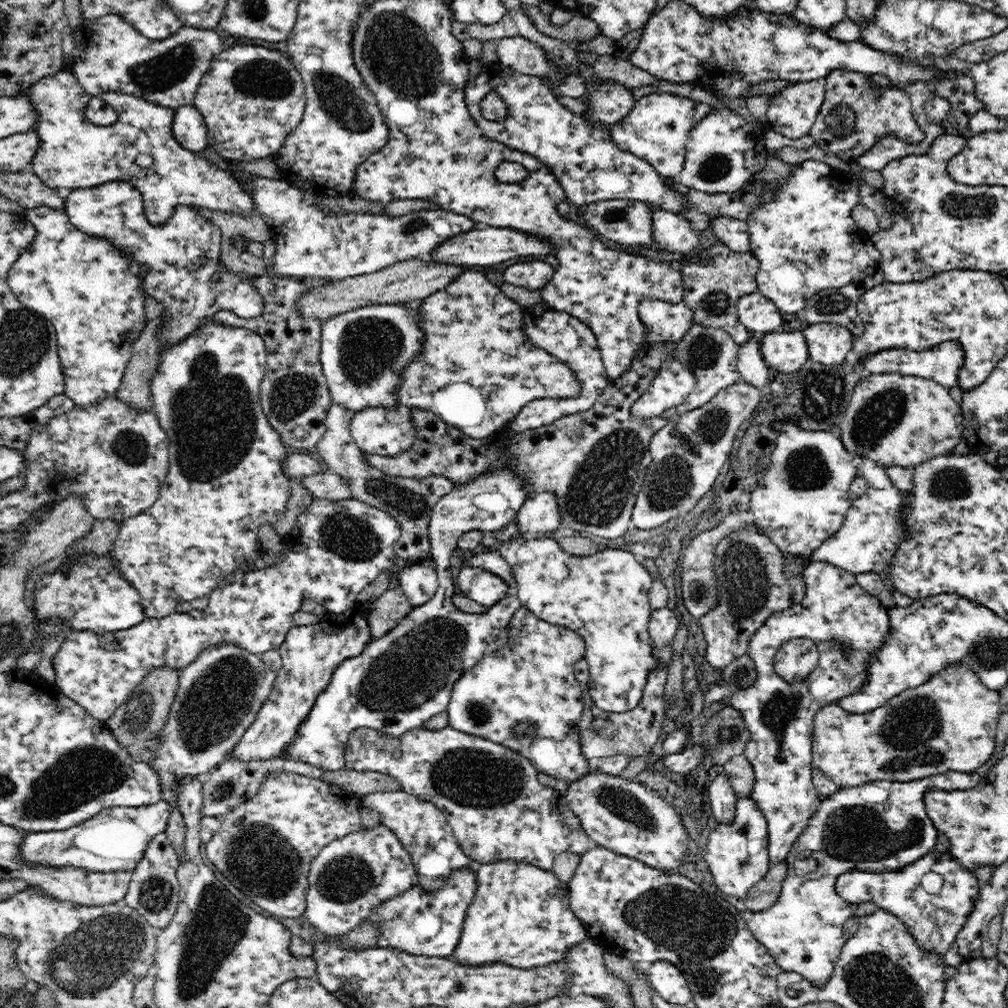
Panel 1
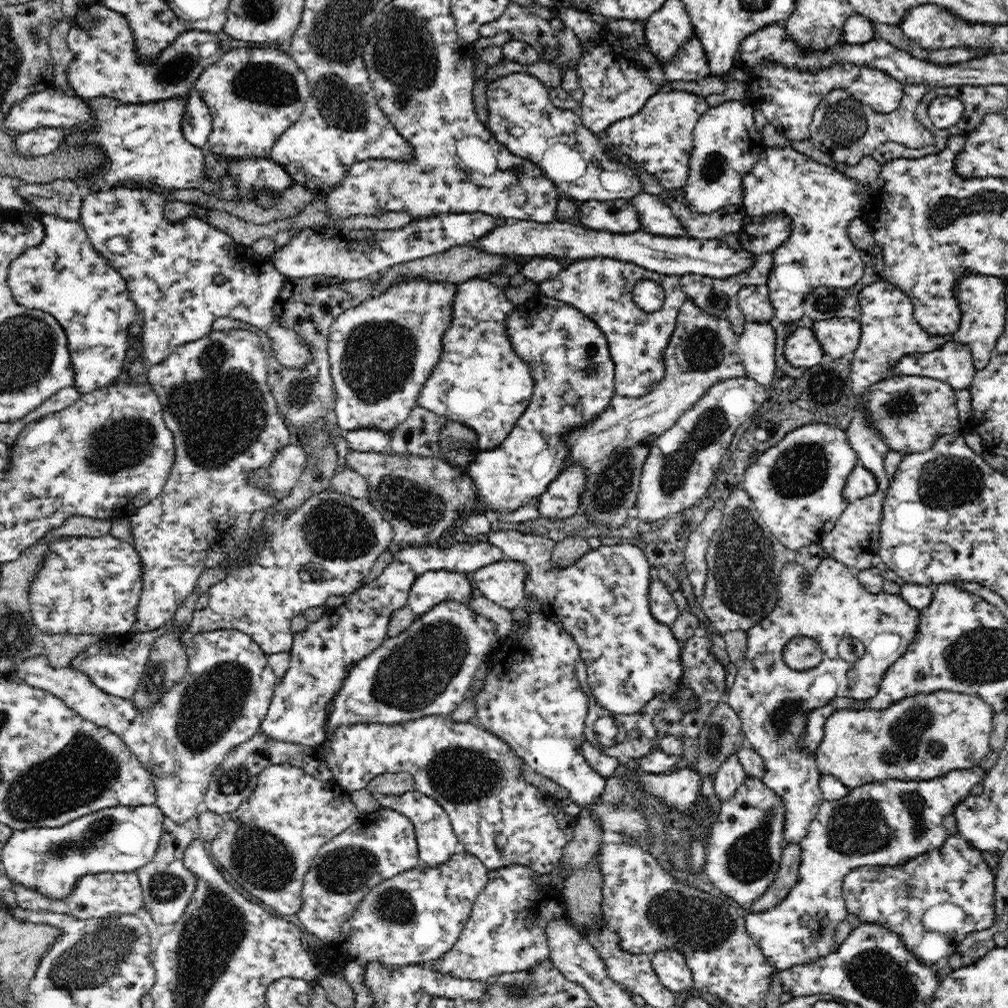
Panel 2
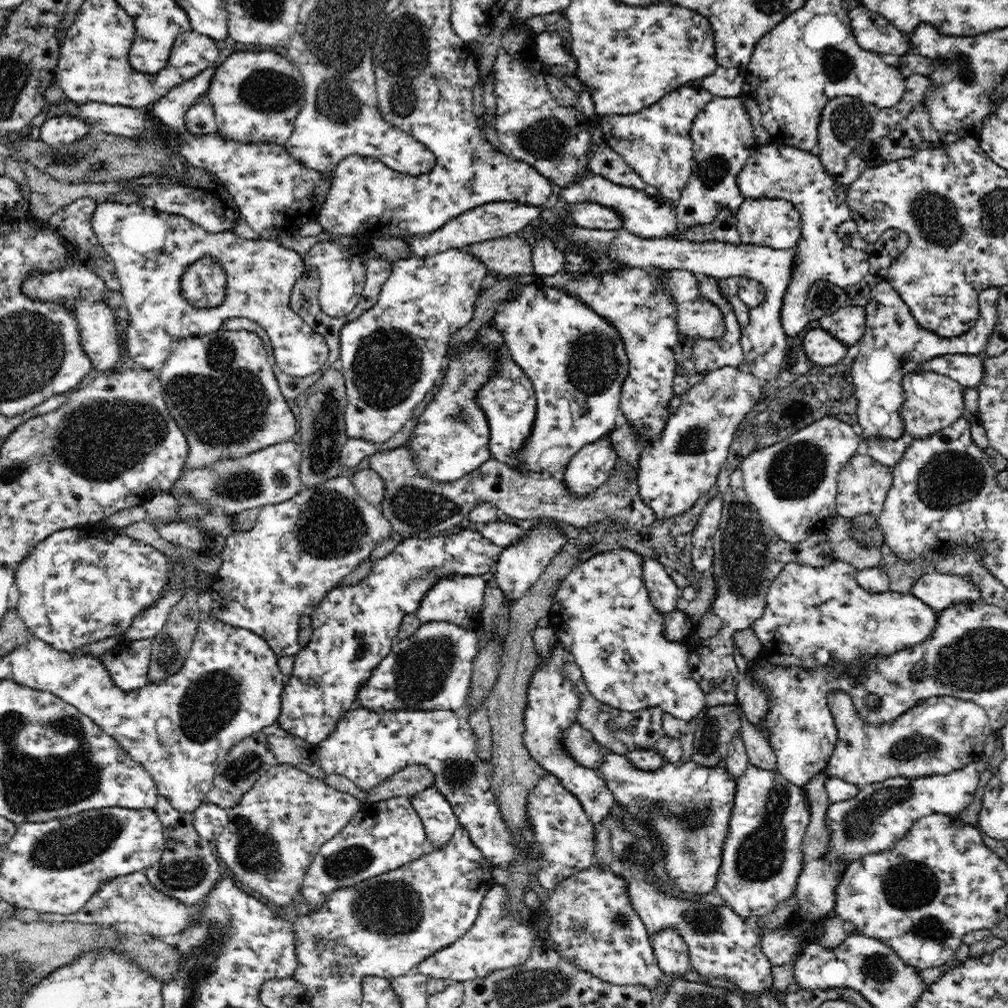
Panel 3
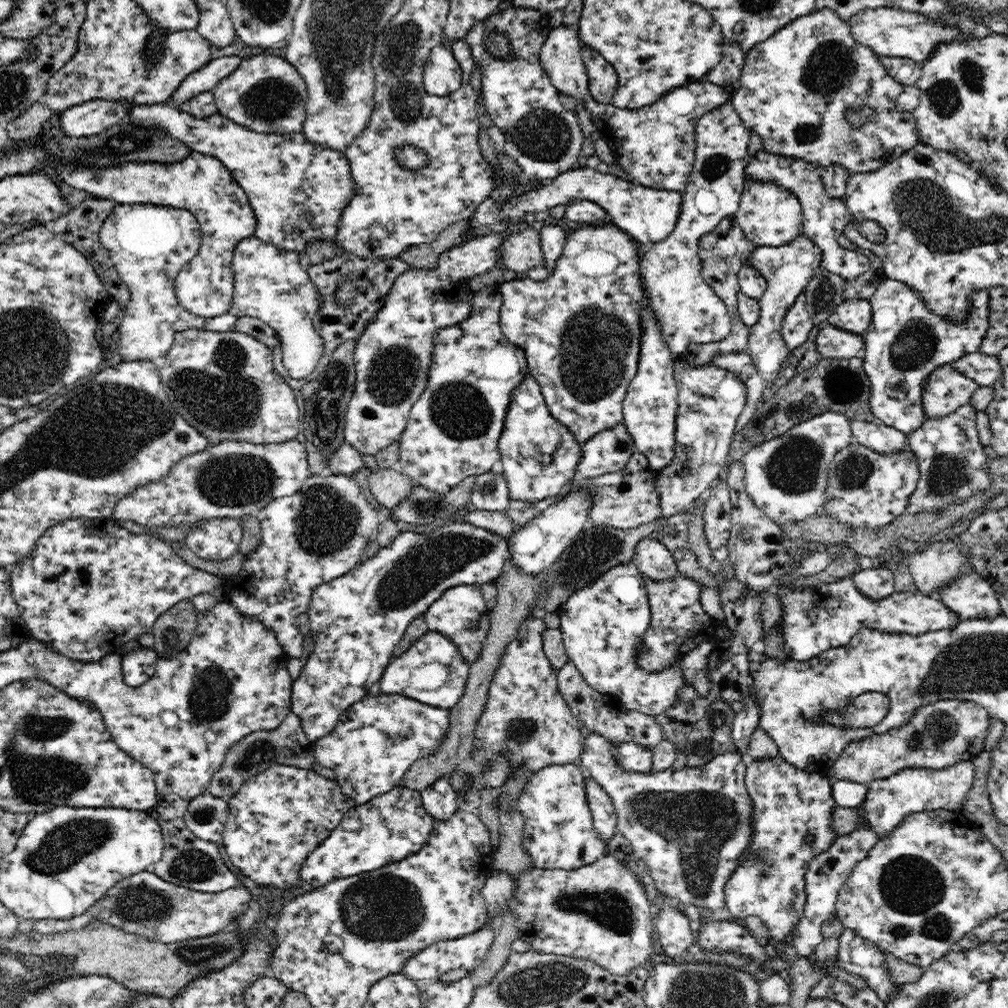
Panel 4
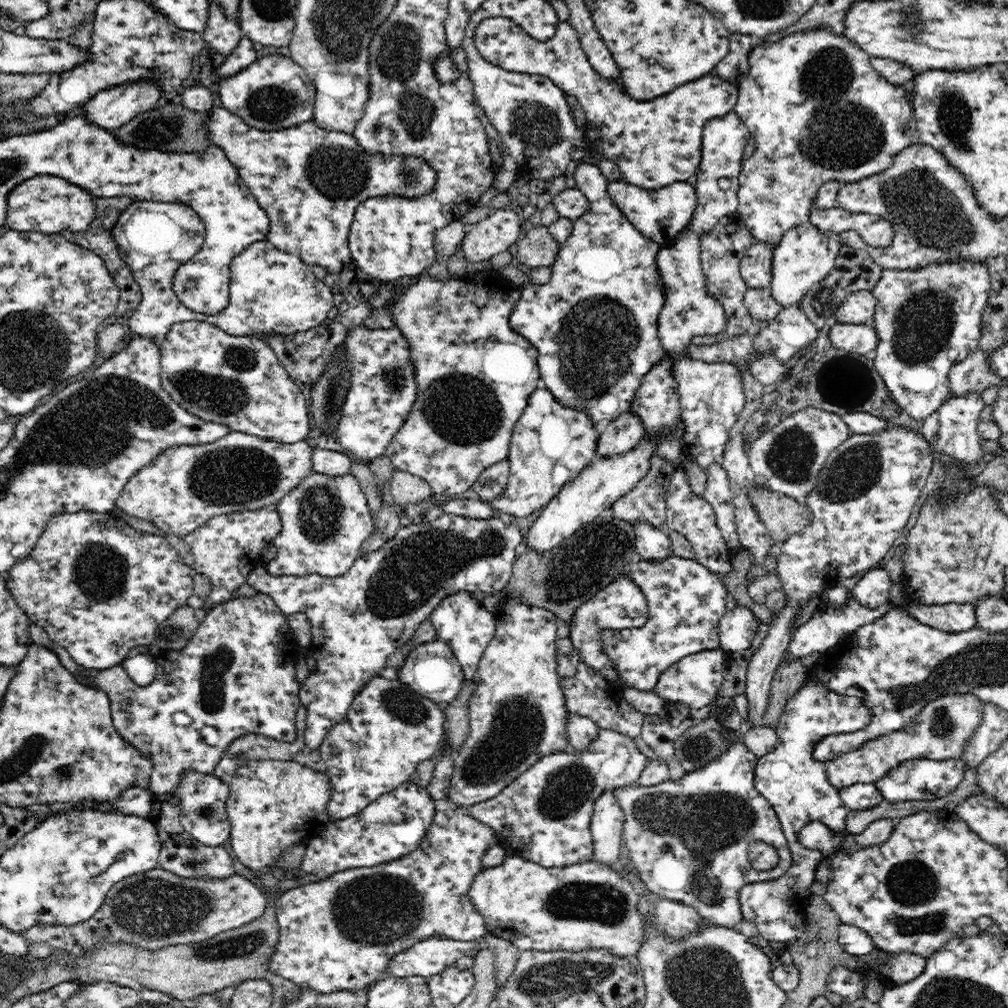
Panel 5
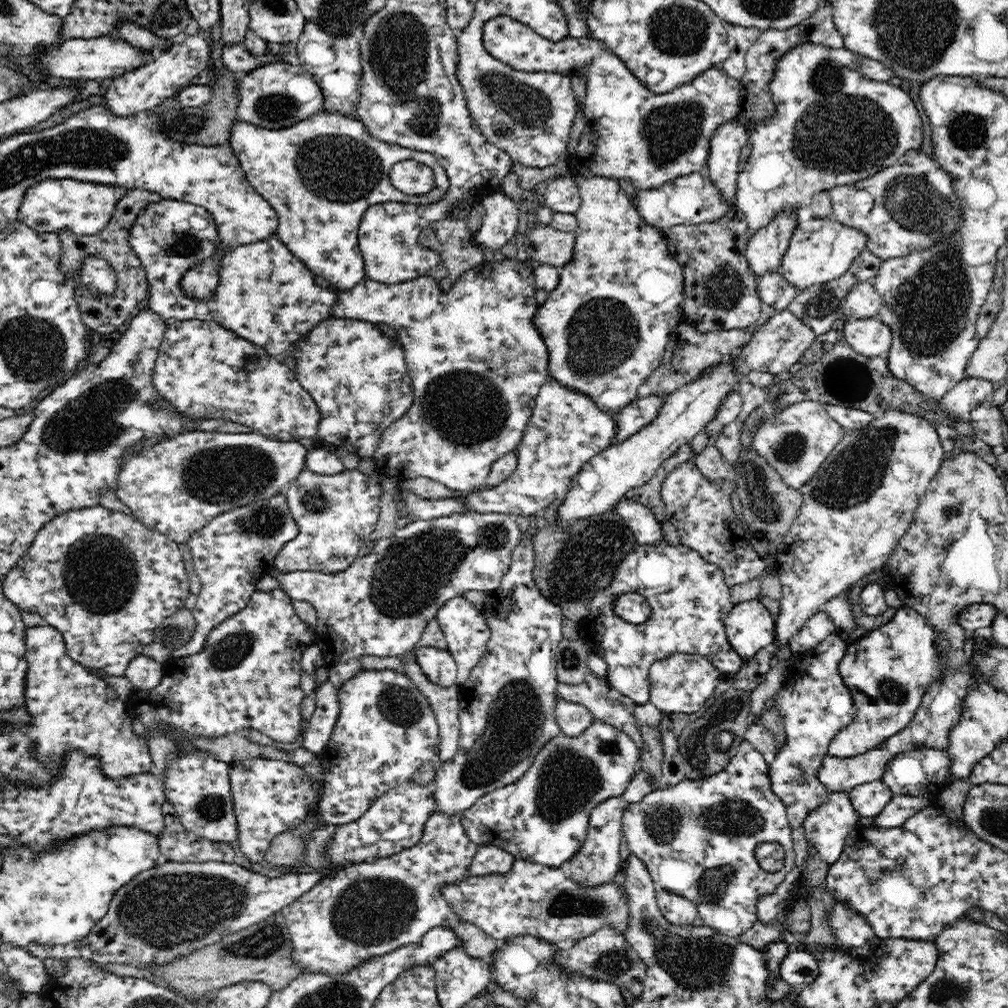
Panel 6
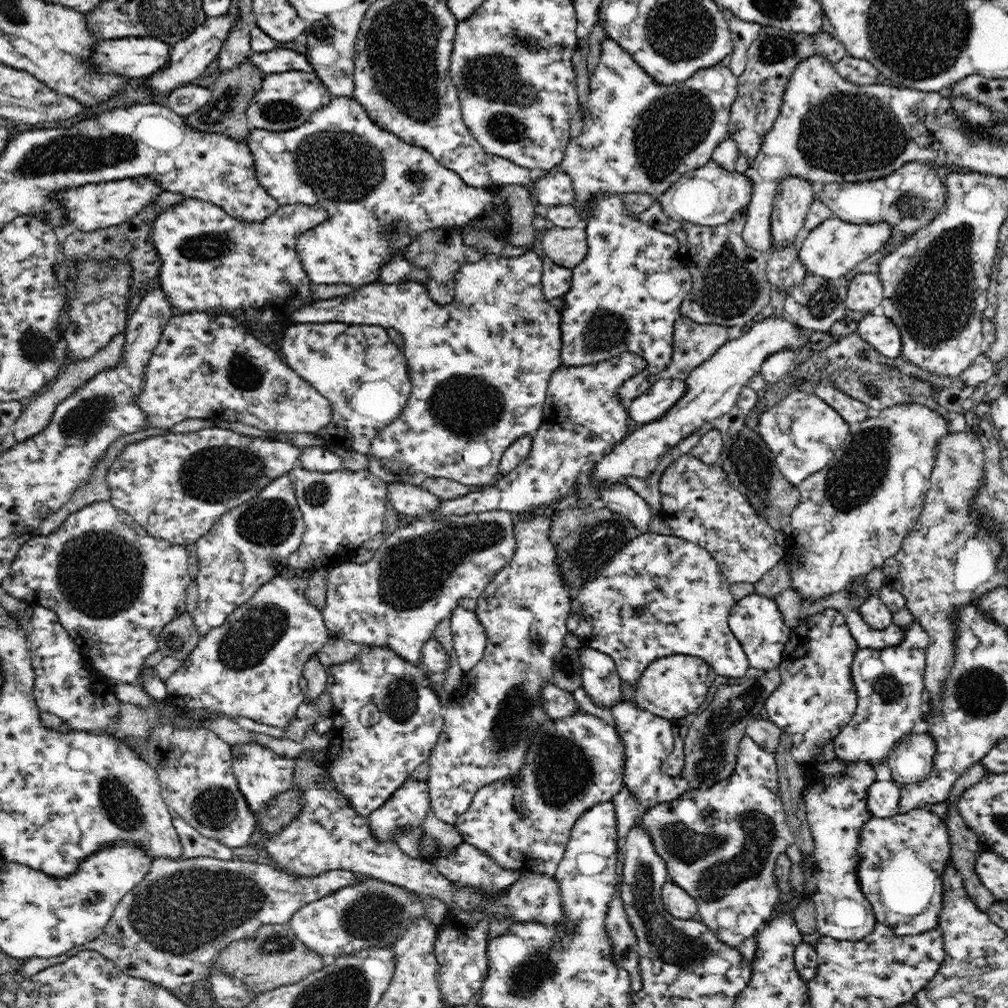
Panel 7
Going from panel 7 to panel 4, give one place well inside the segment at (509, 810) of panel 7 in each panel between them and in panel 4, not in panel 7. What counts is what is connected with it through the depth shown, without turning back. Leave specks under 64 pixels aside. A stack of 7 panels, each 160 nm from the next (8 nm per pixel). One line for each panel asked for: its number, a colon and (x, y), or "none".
4: (558, 826)
5: (544, 815)
6: (542, 818)

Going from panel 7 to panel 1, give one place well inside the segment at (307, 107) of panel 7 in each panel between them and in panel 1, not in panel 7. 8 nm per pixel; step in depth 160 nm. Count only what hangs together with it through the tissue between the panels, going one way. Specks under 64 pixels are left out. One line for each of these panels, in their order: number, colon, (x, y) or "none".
1: (252, 97)
2: (255, 94)
3: (257, 95)
4: (266, 94)
5: (272, 94)
6: (279, 95)

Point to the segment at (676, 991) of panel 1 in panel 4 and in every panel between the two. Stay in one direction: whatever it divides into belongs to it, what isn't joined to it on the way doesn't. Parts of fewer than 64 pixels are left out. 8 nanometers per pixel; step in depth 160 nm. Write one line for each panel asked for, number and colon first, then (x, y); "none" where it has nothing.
2: (671, 968)
3: (672, 954)
4: (672, 929)

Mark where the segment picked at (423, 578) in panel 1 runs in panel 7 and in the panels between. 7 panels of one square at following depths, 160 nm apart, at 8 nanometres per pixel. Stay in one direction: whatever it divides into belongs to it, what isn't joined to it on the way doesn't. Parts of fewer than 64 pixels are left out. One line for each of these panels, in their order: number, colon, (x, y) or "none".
2: (433, 587)
3: (455, 599)
4: (460, 613)
5: (461, 621)
6: (464, 626)
7: (469, 638)

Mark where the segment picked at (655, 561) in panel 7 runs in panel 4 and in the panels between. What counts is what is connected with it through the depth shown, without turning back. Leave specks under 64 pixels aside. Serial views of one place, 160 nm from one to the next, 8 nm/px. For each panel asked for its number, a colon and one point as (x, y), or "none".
4: (678, 624)
5: (686, 601)
6: (689, 599)

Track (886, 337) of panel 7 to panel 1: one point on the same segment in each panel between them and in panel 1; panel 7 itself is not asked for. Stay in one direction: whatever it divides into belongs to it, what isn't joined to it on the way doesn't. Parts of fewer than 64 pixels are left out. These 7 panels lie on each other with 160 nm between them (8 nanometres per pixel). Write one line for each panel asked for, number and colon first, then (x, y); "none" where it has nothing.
1: (785, 352)
2: (802, 349)
3: (824, 349)
4: (831, 342)
5: (858, 338)
6: (869, 336)

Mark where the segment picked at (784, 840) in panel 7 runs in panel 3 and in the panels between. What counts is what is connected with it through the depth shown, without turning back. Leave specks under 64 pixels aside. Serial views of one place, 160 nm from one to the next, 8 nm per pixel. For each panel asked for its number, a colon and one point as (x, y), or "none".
3: (689, 806)
4: (690, 825)
5: (689, 838)
6: (699, 839)

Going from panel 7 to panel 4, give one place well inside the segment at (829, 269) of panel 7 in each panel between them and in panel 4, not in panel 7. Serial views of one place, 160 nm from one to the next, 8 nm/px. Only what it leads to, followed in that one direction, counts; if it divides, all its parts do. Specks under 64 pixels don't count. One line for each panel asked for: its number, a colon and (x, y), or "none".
4: (787, 269)
5: (805, 255)
6: (820, 250)

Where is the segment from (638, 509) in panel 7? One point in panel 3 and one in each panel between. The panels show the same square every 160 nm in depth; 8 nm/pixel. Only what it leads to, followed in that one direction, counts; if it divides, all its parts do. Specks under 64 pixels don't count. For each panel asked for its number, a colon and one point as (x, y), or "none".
3: (664, 592)
4: (653, 559)
5: (651, 543)
6: (647, 529)

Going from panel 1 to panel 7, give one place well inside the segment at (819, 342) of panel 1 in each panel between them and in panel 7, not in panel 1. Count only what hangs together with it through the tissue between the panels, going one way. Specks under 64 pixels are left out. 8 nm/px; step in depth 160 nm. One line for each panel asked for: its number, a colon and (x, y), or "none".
2: (839, 337)
3: (847, 324)
4: (854, 315)
5: (858, 307)
6: (862, 301)
7: (865, 291)

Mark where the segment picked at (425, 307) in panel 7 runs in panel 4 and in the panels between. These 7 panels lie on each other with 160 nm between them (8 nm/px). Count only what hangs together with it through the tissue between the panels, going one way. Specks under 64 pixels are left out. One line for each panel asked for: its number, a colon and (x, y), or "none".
4: (453, 432)
5: (474, 374)
6: (476, 362)

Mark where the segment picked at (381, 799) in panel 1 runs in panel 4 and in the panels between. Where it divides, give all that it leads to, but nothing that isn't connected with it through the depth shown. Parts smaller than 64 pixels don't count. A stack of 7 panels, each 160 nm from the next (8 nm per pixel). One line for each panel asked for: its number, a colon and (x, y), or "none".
2: (436, 841)
3: (439, 820)
4: (439, 800)

